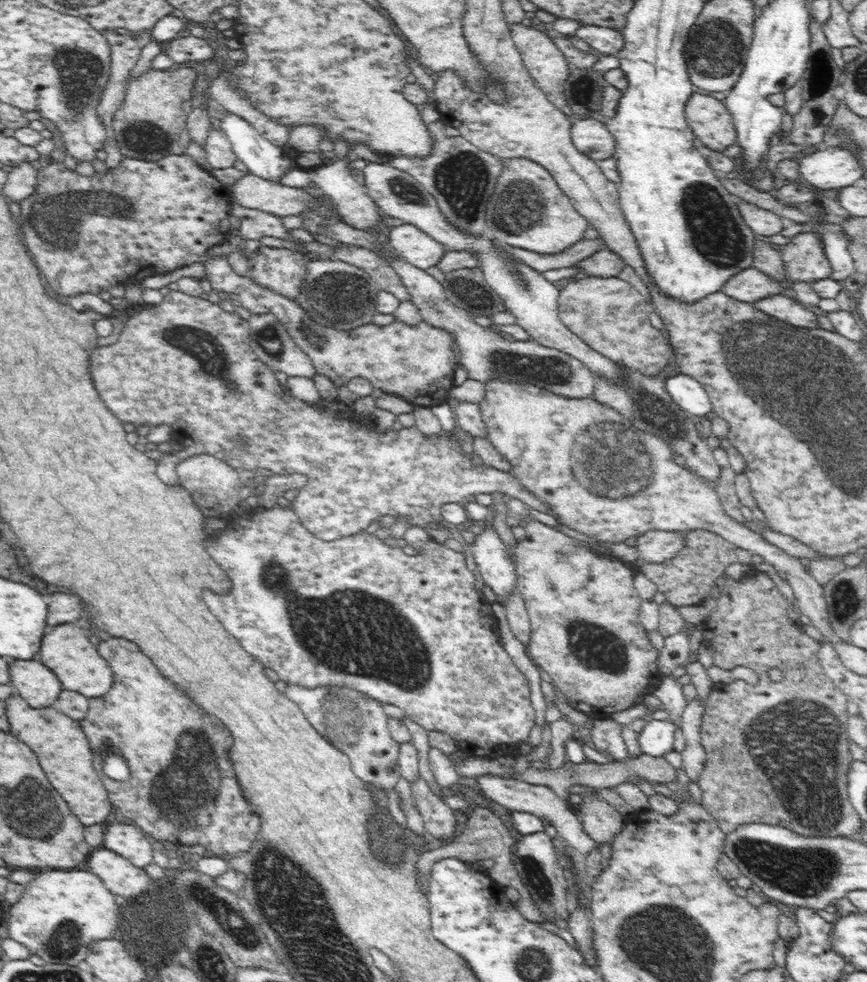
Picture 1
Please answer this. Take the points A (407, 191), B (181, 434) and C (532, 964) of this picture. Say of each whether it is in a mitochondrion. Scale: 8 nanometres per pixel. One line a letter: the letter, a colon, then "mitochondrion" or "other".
A: mitochondrion
B: other
C: mitochondrion

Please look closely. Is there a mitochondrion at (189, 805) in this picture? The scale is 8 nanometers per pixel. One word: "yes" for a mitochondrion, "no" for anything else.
yes

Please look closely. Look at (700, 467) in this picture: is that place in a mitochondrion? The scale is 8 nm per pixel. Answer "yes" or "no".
no

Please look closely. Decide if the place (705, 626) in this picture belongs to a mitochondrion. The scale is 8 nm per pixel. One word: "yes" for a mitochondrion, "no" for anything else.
no

